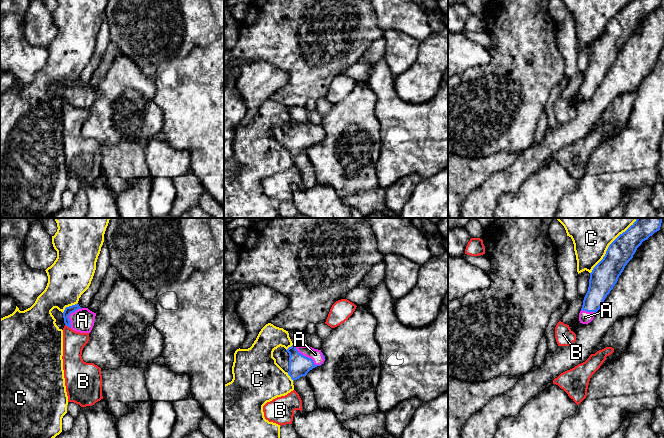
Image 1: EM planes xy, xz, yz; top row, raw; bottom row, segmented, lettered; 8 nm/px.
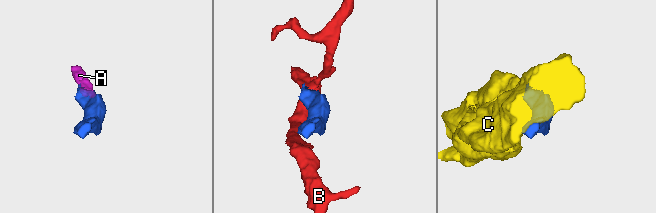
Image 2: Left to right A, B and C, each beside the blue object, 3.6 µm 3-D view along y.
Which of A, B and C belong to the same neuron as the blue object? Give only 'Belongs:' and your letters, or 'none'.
Belongs: A

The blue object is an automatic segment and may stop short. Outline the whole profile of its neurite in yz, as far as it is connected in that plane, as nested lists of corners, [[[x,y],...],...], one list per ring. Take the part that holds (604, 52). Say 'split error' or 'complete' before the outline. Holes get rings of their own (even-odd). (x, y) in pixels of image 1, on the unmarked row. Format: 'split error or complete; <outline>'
split error; [[[633,0],[609,21],[603,35],[590,49],[588,67],[579,89],[580,99],[593,96],[637,24],[660,3],[661,0]]]

